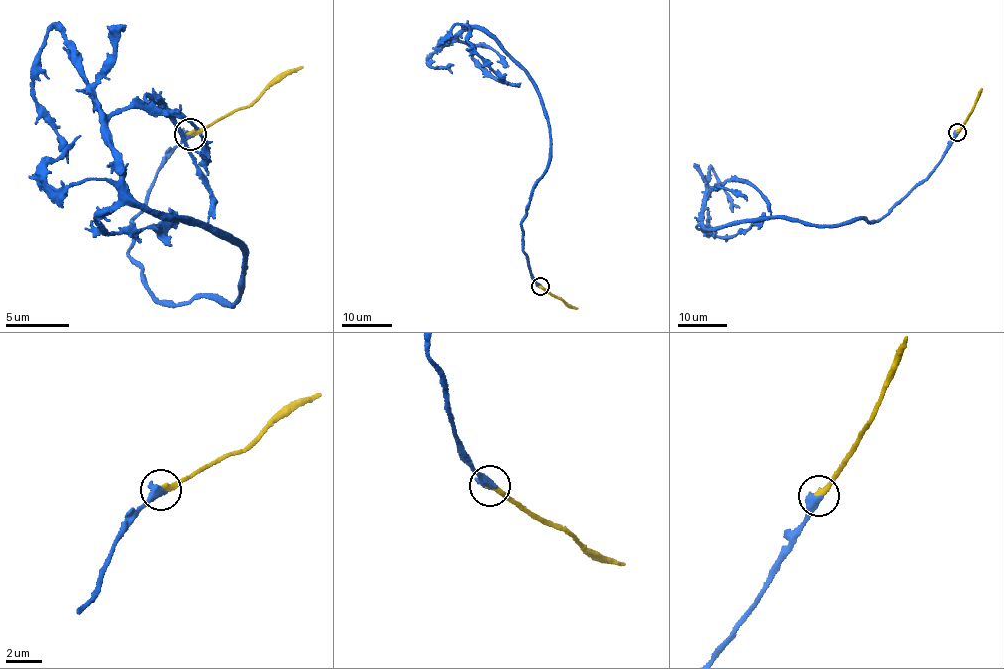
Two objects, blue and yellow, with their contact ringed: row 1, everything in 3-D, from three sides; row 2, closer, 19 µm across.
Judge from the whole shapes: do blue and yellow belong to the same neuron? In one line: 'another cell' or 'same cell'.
same cell

